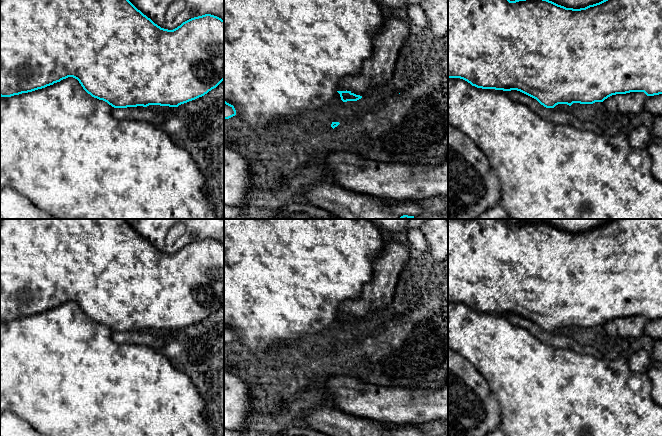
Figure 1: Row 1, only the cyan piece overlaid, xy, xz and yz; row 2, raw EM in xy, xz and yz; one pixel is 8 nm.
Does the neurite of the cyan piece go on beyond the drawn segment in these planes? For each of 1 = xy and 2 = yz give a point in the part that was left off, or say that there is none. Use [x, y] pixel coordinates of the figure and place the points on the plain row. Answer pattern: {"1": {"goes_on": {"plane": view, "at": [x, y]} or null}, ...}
{"1": {"goes_on": null}, "2": {"goes_on": null}}

